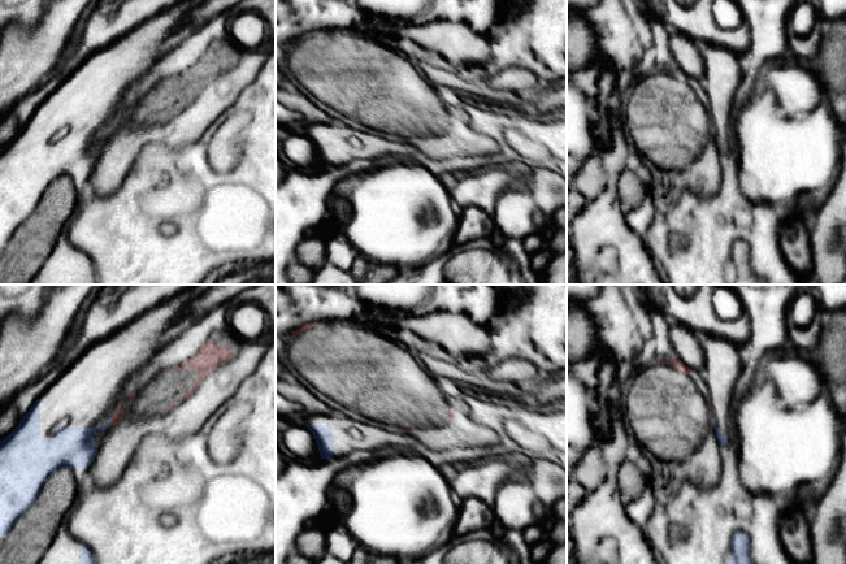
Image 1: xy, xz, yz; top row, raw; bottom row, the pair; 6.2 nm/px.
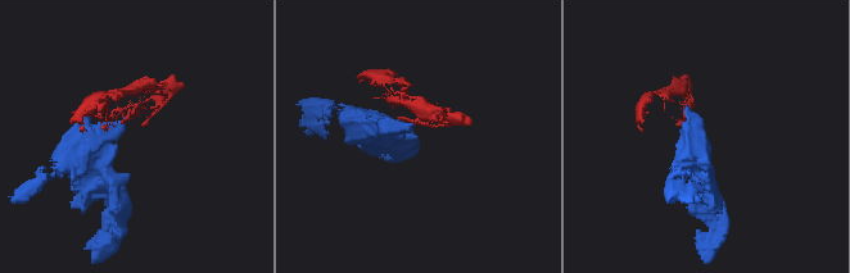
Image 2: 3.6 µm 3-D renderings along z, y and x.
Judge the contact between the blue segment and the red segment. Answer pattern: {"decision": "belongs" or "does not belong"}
{"decision": "does not belong"}

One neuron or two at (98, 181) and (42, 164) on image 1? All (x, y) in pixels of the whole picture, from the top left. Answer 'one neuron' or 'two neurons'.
two neurons

